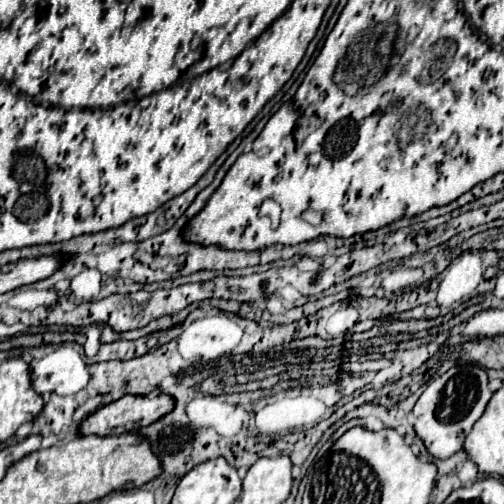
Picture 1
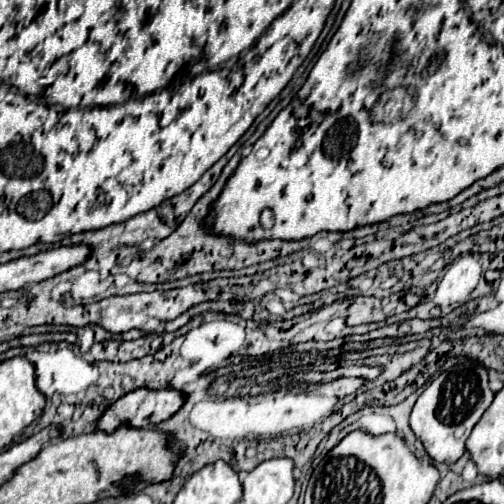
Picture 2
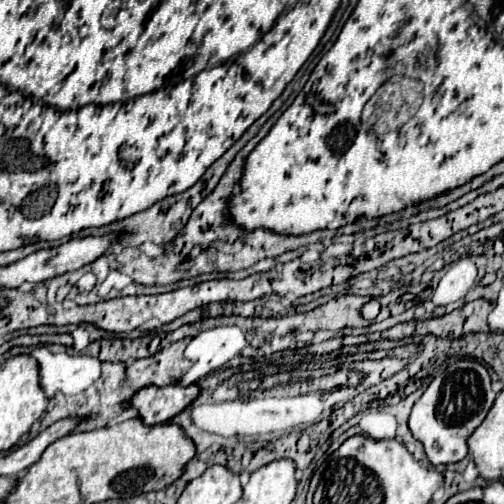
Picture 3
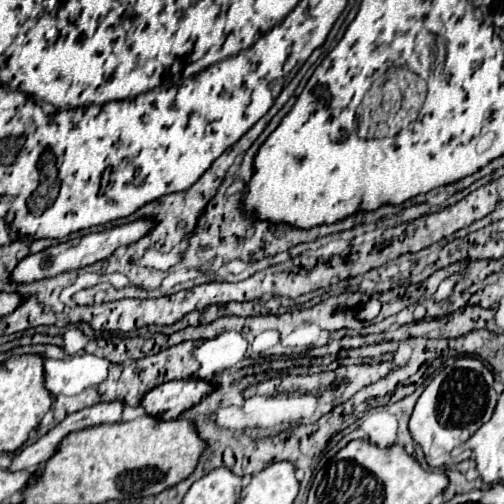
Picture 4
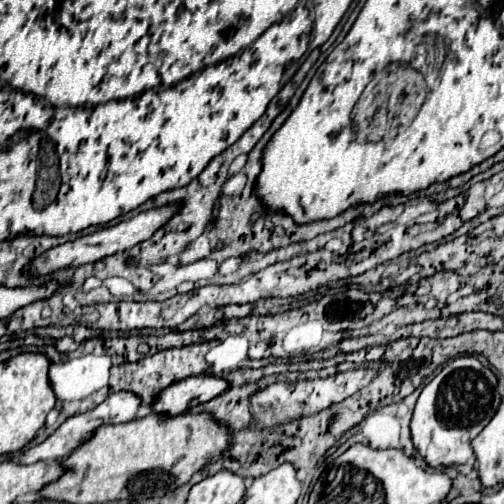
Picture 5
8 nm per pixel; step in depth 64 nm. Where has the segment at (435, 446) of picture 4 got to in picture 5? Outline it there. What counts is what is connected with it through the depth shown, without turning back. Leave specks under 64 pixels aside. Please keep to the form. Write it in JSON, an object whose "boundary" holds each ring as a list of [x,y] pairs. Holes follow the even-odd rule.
{"boundary":[[[458,356],[424,386],[412,418],[412,442],[420,456],[434,468],[466,464],[474,458],[470,442],[484,430],[500,406],[498,380],[476,356]]]}

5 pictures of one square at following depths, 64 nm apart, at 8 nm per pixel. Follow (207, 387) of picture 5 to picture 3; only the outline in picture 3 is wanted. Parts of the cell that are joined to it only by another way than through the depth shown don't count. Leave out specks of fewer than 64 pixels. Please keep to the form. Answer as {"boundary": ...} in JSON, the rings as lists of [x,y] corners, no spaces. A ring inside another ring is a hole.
{"boundary":[[[168,384],[168,386],[148,386],[142,388],[132,396],[132,408],[136,408],[144,420],[144,424],[162,424],[170,422],[176,414],[188,408],[196,396],[200,394],[198,384],[182,386],[182,384]]]}

